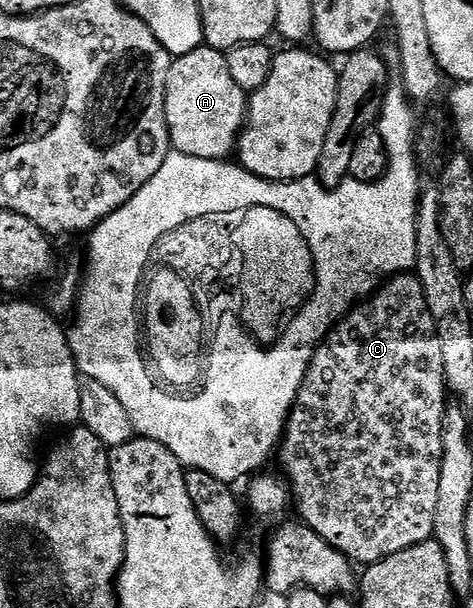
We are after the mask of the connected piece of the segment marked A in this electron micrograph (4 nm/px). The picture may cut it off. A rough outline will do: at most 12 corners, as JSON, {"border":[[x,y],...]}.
{"border":[[221,51],[173,57],[164,115],[175,153],[224,160],[246,91]]}

